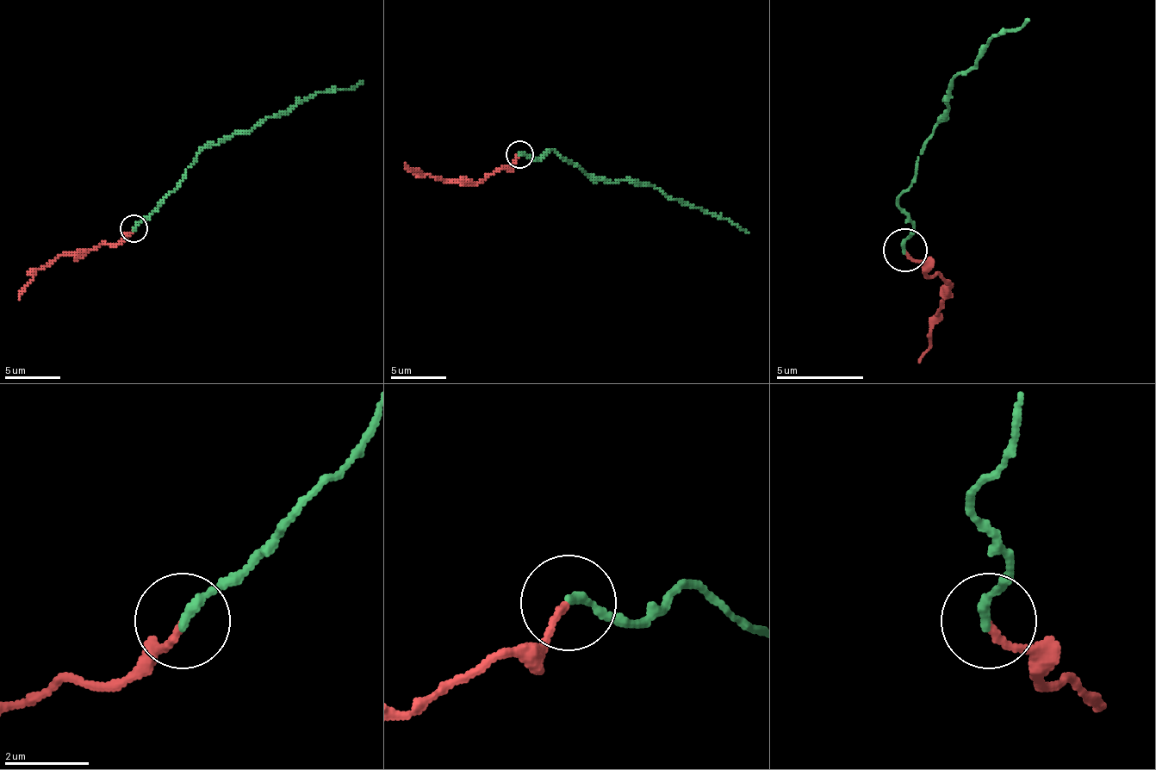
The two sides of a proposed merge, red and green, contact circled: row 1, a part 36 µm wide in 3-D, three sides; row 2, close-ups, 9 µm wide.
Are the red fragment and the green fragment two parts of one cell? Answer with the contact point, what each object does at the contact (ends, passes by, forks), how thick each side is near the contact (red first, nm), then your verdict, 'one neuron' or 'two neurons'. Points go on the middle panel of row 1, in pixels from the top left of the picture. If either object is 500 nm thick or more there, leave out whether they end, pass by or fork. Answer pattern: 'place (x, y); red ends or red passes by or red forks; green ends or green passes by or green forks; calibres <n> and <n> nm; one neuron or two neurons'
place (519, 154); red ends; green ends; calibres 160 and 240 nm; one neuron

